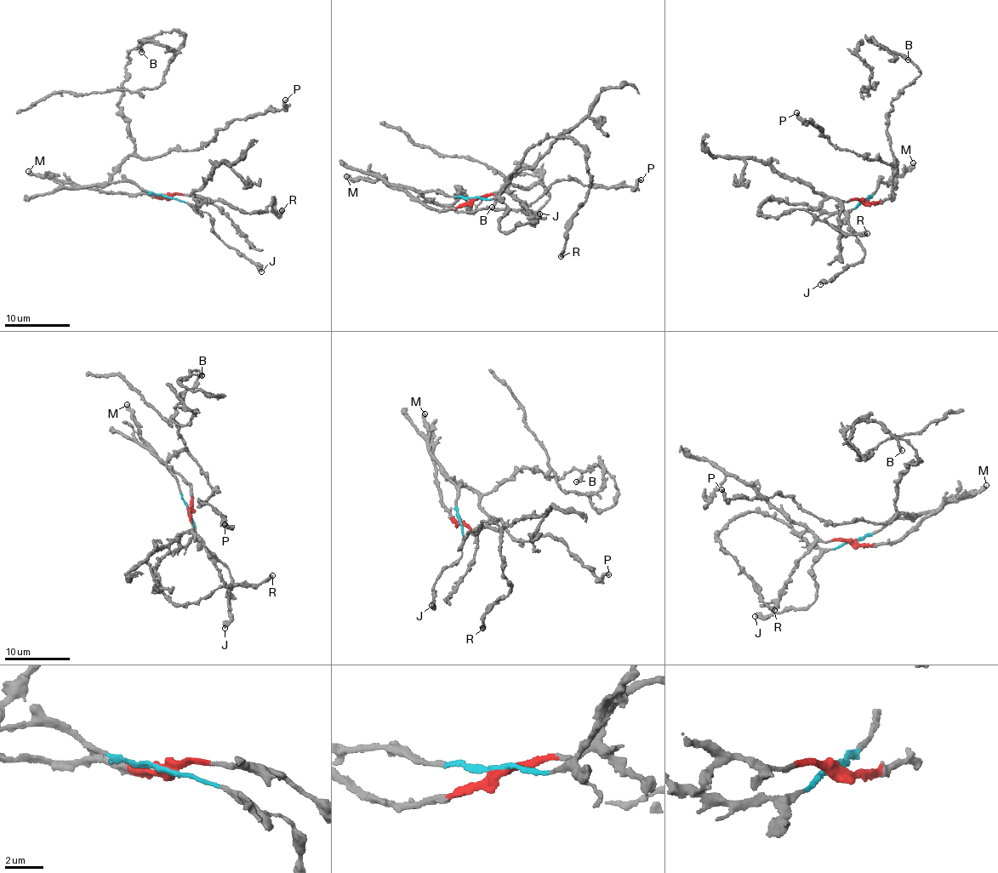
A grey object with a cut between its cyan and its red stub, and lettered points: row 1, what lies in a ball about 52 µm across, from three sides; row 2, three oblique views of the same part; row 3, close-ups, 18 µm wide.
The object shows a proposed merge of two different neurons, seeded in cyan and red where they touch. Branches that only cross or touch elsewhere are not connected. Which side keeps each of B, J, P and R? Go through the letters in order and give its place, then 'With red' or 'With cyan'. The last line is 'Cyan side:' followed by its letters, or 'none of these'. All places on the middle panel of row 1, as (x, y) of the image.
B: Place: (492, 207). With cyan
J: Place: (539, 213). With cyan
P: Place: (641, 179). With cyan
R: Place: (561, 256). With cyan
Cyan side: B, J, P, R

